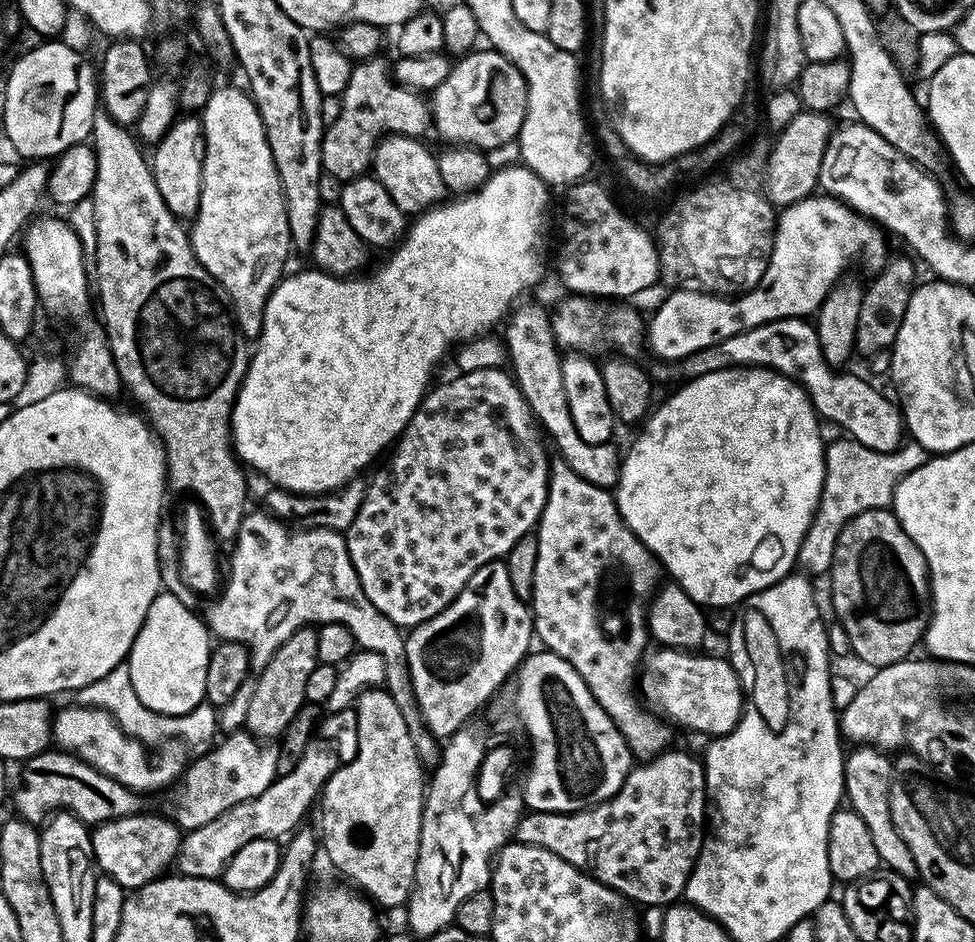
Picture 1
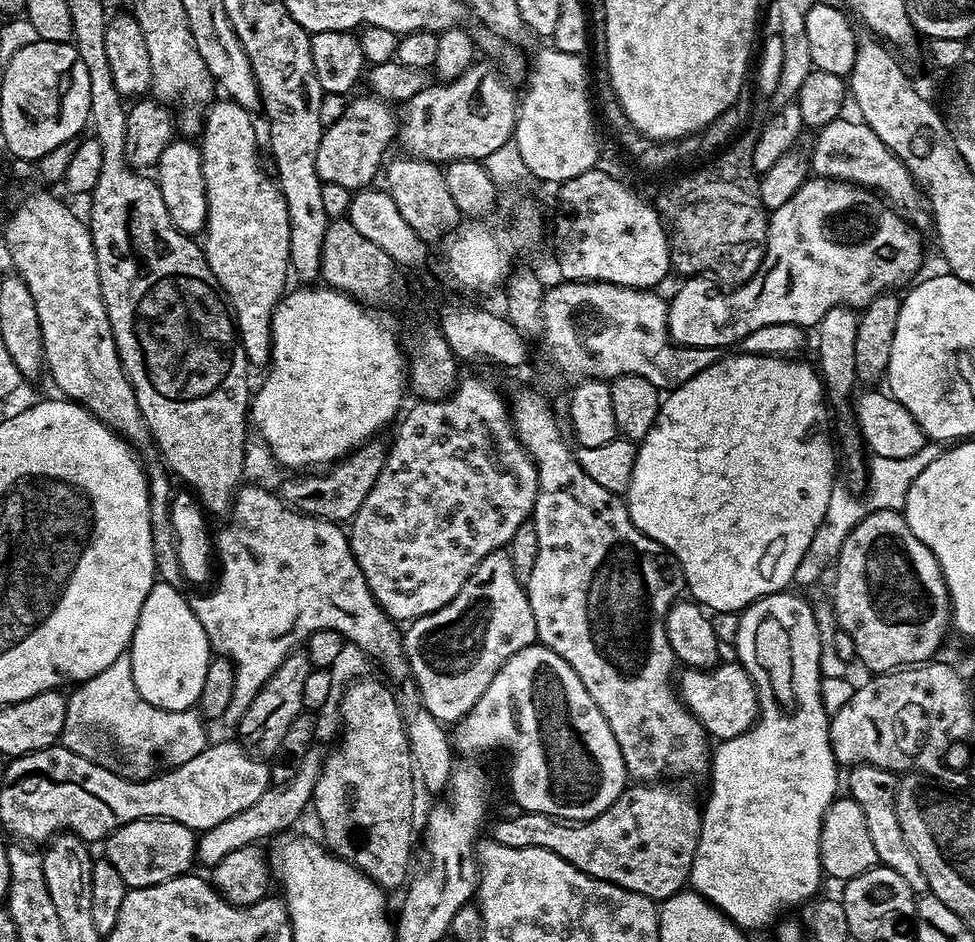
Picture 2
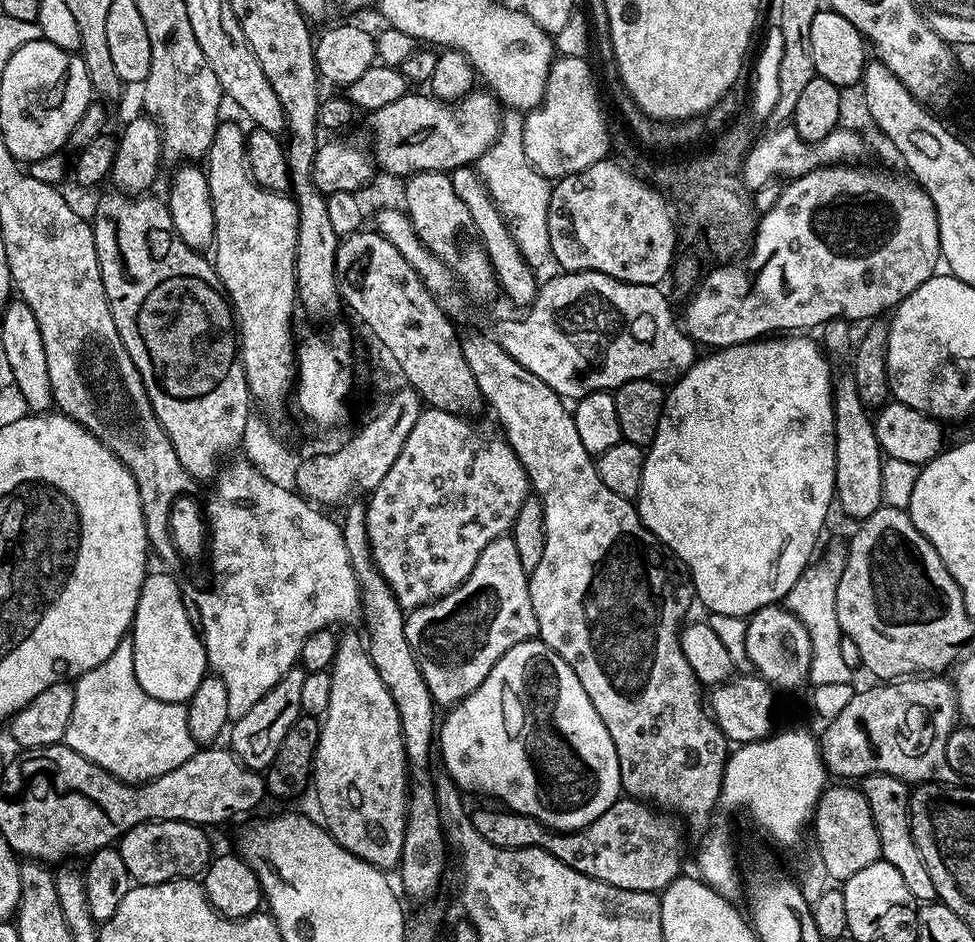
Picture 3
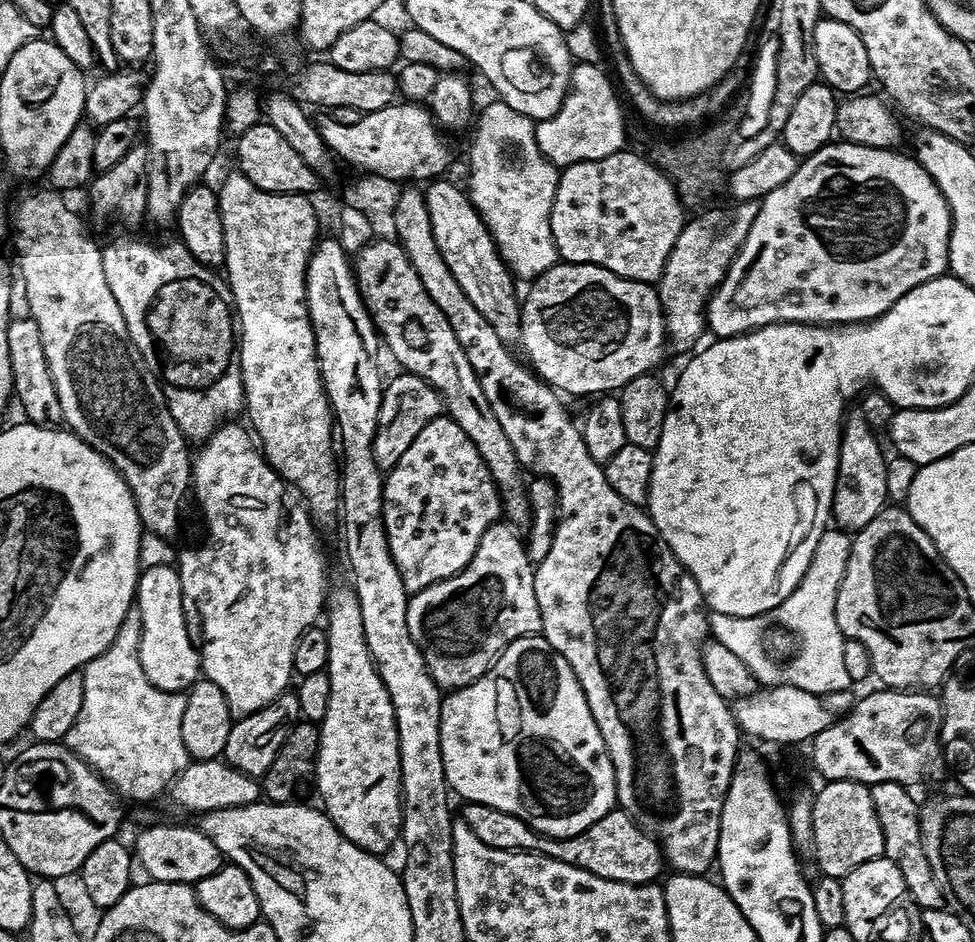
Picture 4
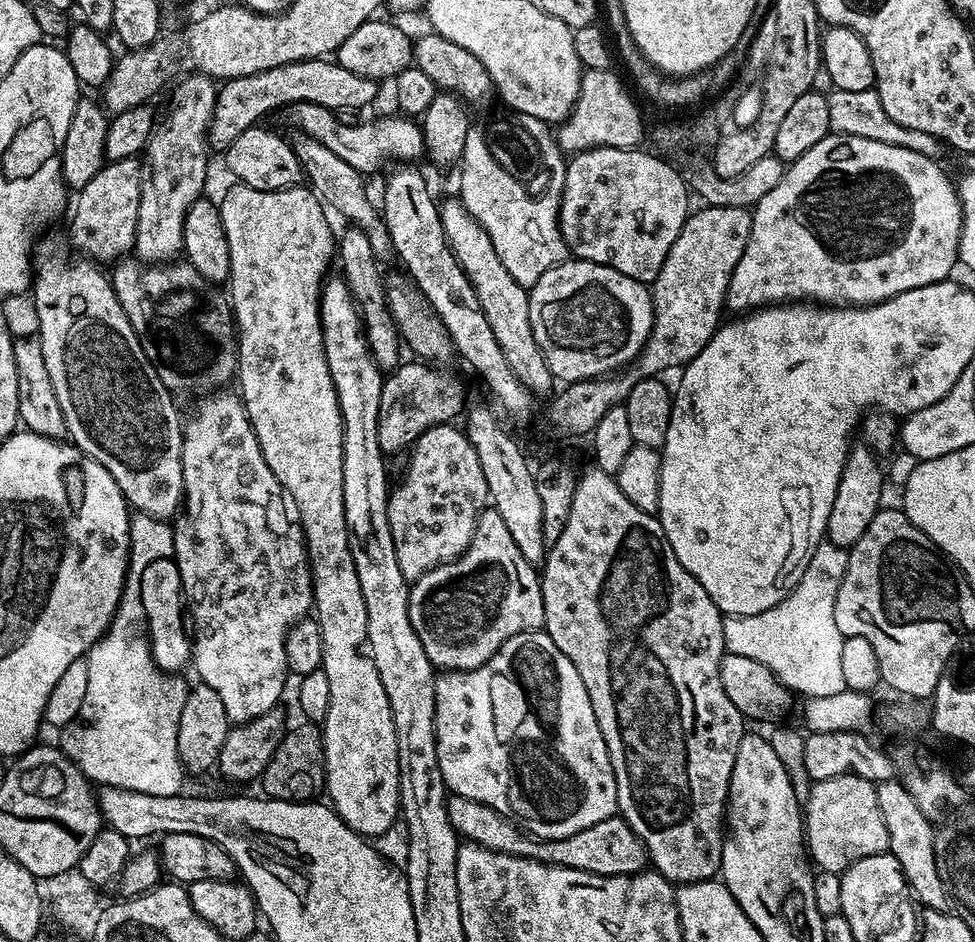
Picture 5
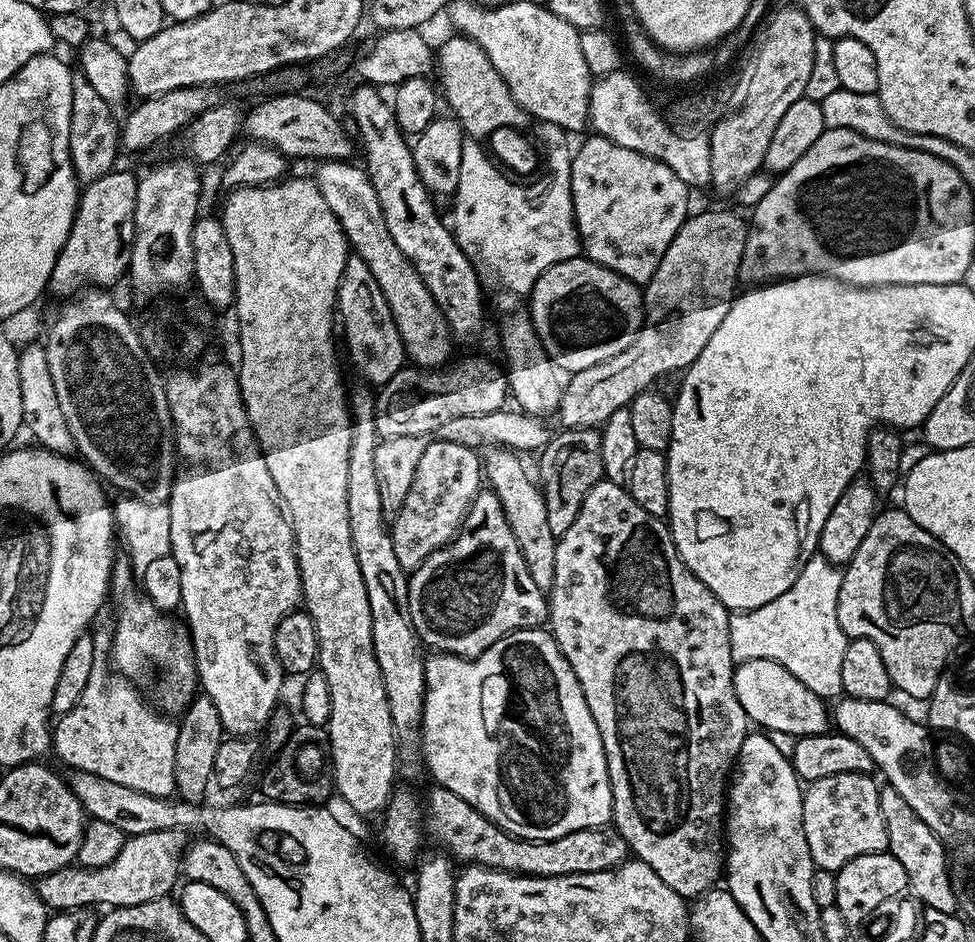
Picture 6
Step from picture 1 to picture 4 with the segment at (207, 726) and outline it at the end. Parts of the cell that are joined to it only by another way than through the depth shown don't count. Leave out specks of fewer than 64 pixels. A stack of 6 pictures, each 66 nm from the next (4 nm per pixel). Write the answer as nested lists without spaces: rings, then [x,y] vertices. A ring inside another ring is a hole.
[[[135,606],[126,614],[114,642],[98,654],[89,664],[84,665],[84,689],[82,690],[82,710],[74,726],[63,738],[67,748],[89,764],[107,784],[128,800],[152,800],[160,791],[171,789],[172,781],[190,763],[186,744],[182,742],[182,714],[185,713],[186,696],[182,692],[163,692],[146,678],[140,661],[140,639],[142,638],[142,618]]]

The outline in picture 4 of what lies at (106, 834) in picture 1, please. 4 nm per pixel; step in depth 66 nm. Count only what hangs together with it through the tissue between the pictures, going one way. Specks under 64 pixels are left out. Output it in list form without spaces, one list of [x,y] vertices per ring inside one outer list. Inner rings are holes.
[[[156,824],[153,828],[144,828],[136,836],[134,844],[134,860],[137,865],[144,867],[148,880],[162,882],[178,882],[195,885],[202,876],[214,874],[222,863],[218,846],[206,838],[199,827],[188,824]]]

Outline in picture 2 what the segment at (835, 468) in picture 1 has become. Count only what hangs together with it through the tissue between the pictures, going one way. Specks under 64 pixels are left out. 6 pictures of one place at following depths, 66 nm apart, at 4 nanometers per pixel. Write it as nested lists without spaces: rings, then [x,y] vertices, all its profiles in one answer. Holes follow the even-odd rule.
[[[928,442],[925,443],[922,450],[918,450],[918,454],[910,454],[910,458],[872,456],[868,464],[868,483],[866,491],[863,493],[863,495],[865,494],[865,508],[863,502],[856,497],[859,495],[856,494],[852,494],[848,500],[848,505],[844,508],[845,489],[843,487],[840,489],[840,486],[833,487],[830,502],[826,506],[824,523],[818,526],[818,530],[814,530],[814,538],[810,542],[810,546],[806,546],[806,554],[802,554],[802,562],[798,562],[798,570],[794,570],[792,584],[797,589],[808,588],[811,584],[818,583],[827,572],[829,575],[833,571],[835,562],[840,557],[840,543],[848,536],[844,516],[848,519],[847,523],[853,525],[864,519],[866,509],[868,512],[881,512],[882,510],[900,512],[904,509],[906,494],[910,494],[910,486],[914,486],[918,474],[922,474],[922,470],[926,470],[926,466],[930,466],[930,462],[934,462],[934,458],[938,458],[941,451],[942,448],[939,443]]]

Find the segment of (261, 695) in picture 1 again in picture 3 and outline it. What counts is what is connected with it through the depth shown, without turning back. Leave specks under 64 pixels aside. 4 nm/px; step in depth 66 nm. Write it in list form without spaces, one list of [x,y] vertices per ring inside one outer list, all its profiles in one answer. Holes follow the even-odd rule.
[[[293,666],[273,688],[266,690],[266,694],[262,694],[262,698],[258,698],[258,702],[254,702],[254,706],[250,706],[250,710],[246,710],[246,714],[242,714],[242,718],[238,718],[231,725],[230,751],[246,767],[263,773],[272,765],[274,754],[278,754],[278,746],[282,746],[282,738],[286,738],[286,730],[290,730],[290,726],[294,726],[294,722],[302,714],[300,711],[302,682],[306,682],[307,677],[308,673],[303,668]]]

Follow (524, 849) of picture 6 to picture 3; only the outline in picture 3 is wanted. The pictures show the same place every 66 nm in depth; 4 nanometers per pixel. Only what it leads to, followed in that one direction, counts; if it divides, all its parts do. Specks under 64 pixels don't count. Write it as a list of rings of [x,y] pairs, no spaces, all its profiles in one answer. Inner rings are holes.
[[[616,800],[606,814],[594,818],[594,822],[575,832],[558,832],[526,814],[496,808],[480,808],[471,813],[474,830],[478,830],[478,834],[482,834],[482,838],[494,846],[541,848],[558,858],[558,862],[622,890],[659,894],[681,875],[685,832],[681,821],[675,815],[657,810],[642,800]]]

